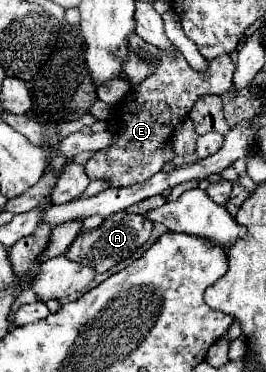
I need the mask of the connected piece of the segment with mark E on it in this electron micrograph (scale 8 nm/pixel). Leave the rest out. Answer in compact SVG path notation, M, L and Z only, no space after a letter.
M161 53L161 63L151 77L147 77L141 85L131 87L127 97L117 105L115 119L121 121L121 131L113 137L113 145L97 151L85 165L89 179L109 179L113 187L129 187L143 183L161 171L163 163L175 157L173 151L163 149L171 139L175 127L187 117L193 103L205 95L223 95L229 91L233 81L235 63L229 55L221 55L209 61L209 69L205 73L193 71L183 55L171 57L169 53Z

